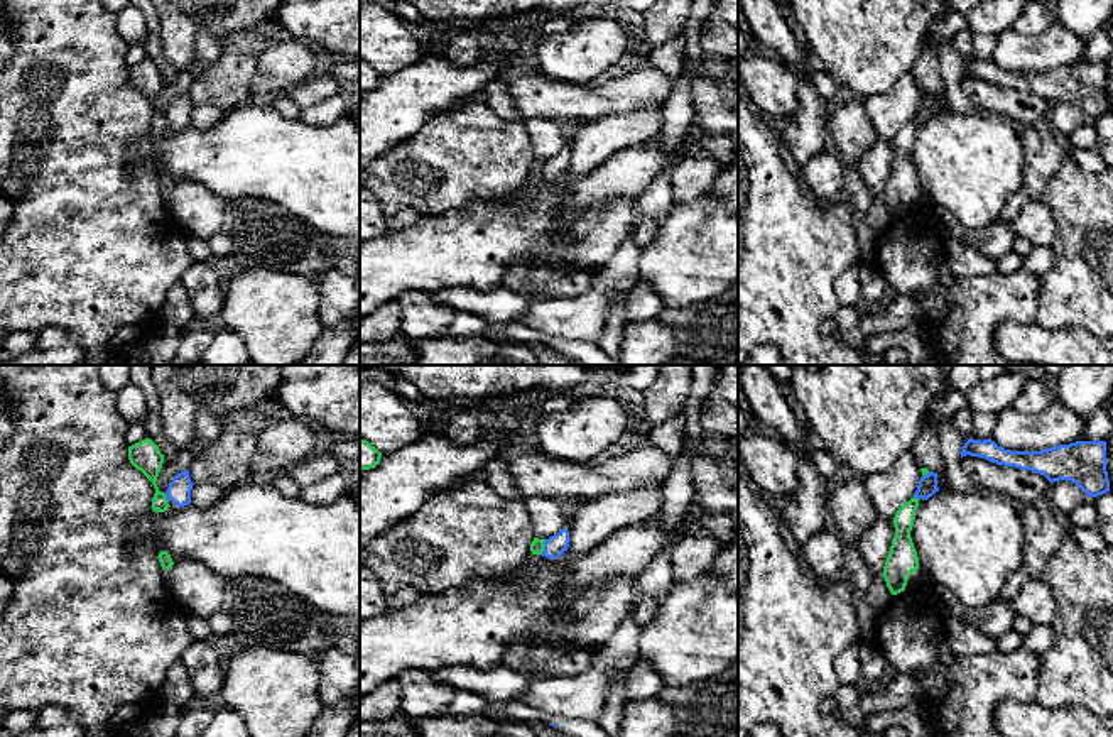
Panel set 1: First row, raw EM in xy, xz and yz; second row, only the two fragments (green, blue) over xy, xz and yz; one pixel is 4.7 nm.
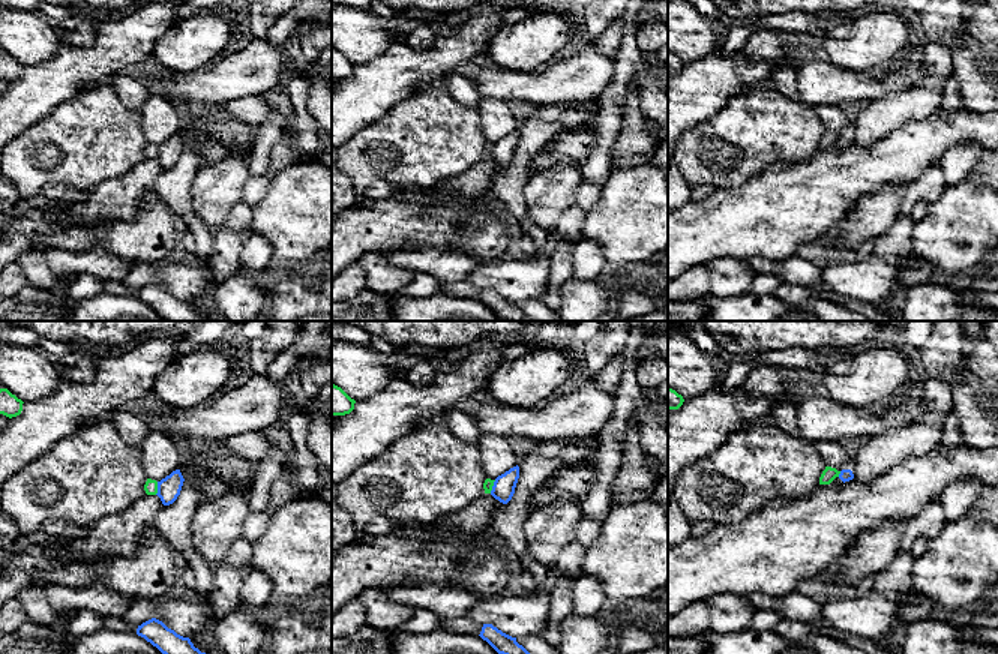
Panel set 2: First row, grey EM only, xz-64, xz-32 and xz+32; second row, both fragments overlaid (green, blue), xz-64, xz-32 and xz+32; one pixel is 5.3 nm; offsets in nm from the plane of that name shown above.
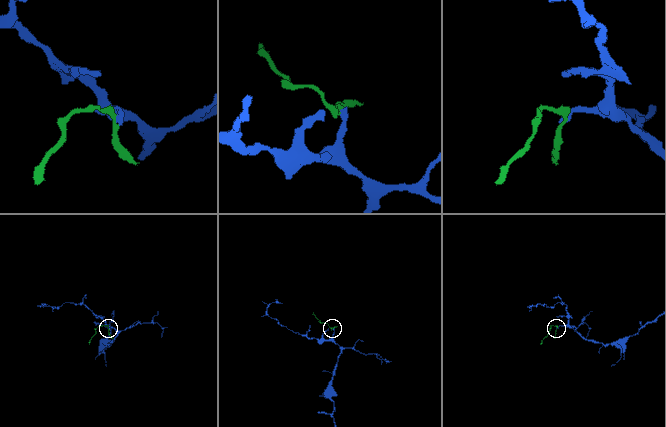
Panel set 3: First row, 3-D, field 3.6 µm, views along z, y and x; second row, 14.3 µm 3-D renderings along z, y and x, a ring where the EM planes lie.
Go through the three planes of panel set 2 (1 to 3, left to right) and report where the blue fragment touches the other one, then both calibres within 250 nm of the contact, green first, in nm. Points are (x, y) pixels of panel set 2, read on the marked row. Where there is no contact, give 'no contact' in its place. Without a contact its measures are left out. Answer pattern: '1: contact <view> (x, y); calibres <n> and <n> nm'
1: contact xz-64 (156, 488); calibres 70 and 120 nm
2: contact xz-32 (492, 485); calibres 50 and 120 nm
3: contact xz+32 (839, 473); calibres 80 and 60 nm

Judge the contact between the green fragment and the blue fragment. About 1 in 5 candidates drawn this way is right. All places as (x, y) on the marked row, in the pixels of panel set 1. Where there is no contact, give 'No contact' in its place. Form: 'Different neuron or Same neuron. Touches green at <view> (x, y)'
Different neuron. Touches green at xz (542, 546)

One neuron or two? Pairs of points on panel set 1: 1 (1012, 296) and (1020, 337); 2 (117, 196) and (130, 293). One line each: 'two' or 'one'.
1: two
2: one

